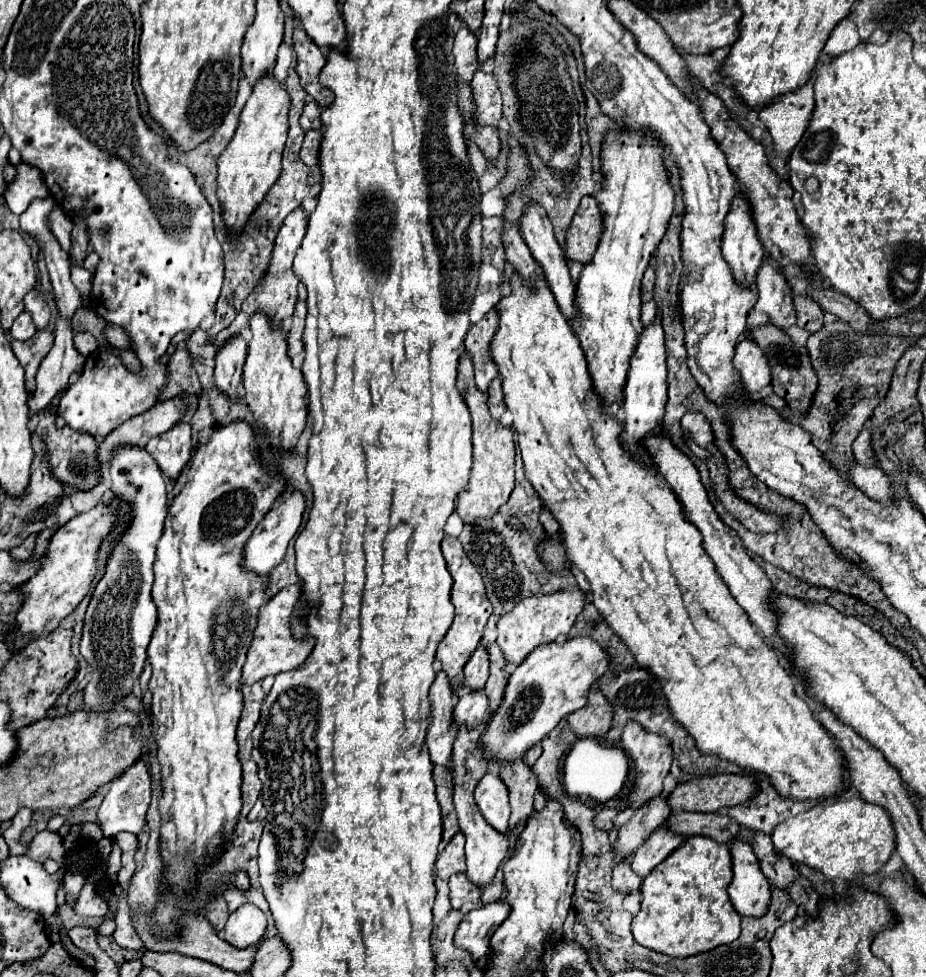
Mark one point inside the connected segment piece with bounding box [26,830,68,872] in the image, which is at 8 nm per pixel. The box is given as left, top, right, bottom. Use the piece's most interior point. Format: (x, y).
(46, 844)

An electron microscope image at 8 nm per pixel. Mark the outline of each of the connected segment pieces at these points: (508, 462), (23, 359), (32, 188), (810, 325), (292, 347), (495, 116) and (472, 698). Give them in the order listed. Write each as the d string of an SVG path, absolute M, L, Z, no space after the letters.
M464 350L460 354L458 362L458 390L464 396L470 414L472 414L472 444L474 444L474 464L470 470L468 486L458 494L458 514L464 522L476 520L476 518L488 518L494 516L500 504L504 504L514 488L514 442L510 428L504 428L498 420L494 420L488 412L488 394L480 392L474 384L474 366Z
M38 330L30 340L24 340L24 342L20 342L20 340L10 342L20 366L26 372L26 390L28 392L36 390L34 380L36 380L38 366L50 352L52 344L54 344L54 334L50 330Z
M18 164L16 166L18 176L16 180L6 188L4 198L6 198L6 206L14 212L14 214L22 214L24 208L30 206L32 200L36 198L48 198L48 188L42 180L42 174L38 168L28 166L28 164Z
M794 296L794 308L796 308L796 326L808 330L810 334L822 328L824 312L810 296Z
M298 302L294 316L292 316L292 328L288 332L288 356L290 358L296 358L304 350L304 342L302 342L304 318L306 318L306 302Z
M478 70L472 80L472 90L476 98L476 124L498 126L502 118L502 96L496 76Z
M472 690L468 694L464 694L456 708L454 708L454 724L456 728L460 728L462 724L466 724L468 728L476 726L482 722L482 716L488 710L488 696L484 690Z

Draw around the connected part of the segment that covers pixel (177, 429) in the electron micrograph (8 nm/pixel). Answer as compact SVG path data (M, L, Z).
M180 422L168 432L154 436L146 450L154 456L160 470L168 478L178 478L182 468L188 464L192 454L192 438L190 438L190 424Z

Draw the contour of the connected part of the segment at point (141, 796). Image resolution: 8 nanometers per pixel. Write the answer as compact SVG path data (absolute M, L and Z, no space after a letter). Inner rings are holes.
M138 760L116 784L110 784L110 792L106 794L102 806L98 808L98 820L100 828L104 832L104 838L114 838L118 832L132 832L138 834L144 828L144 812L150 804L150 776L146 772L144 760Z

